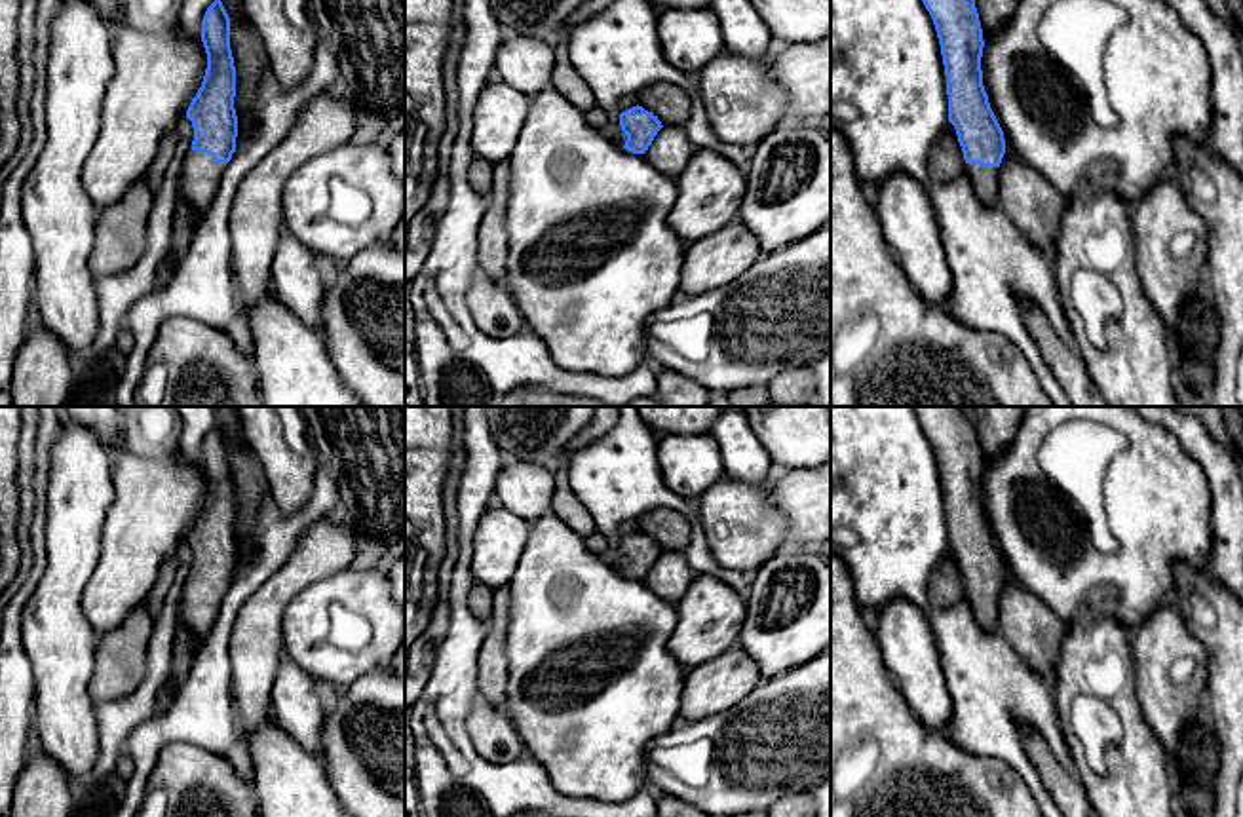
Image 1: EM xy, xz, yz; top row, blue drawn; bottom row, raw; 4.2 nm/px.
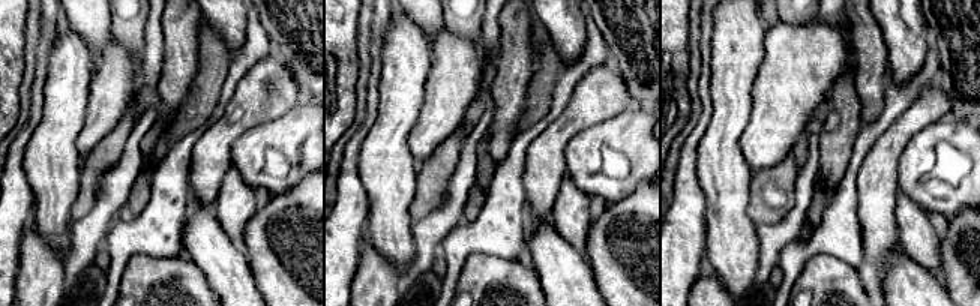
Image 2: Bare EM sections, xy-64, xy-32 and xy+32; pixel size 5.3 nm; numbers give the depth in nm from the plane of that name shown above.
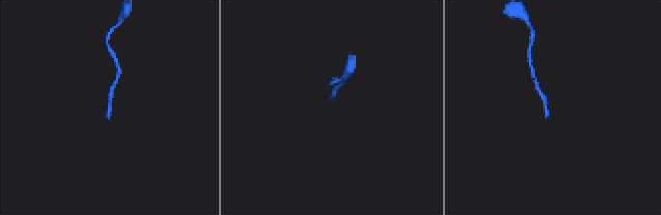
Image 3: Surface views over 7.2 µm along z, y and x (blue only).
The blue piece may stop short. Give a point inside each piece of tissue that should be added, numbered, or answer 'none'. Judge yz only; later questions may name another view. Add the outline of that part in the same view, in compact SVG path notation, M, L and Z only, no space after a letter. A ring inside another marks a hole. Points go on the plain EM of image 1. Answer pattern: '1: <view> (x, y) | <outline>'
1: yz (983, 607) | M966 589L964 598L975 618L975 621L988 633L1000 631L998 602L1000 593L983 593L979 589Z

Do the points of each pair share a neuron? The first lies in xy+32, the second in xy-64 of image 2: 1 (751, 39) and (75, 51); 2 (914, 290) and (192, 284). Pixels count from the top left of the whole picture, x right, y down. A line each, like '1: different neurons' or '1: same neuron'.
1: same neuron
2: different neurons

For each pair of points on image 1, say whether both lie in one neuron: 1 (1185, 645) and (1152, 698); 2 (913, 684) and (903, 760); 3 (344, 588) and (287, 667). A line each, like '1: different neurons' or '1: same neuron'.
1: same neuron
2: different neurons
3: different neurons

